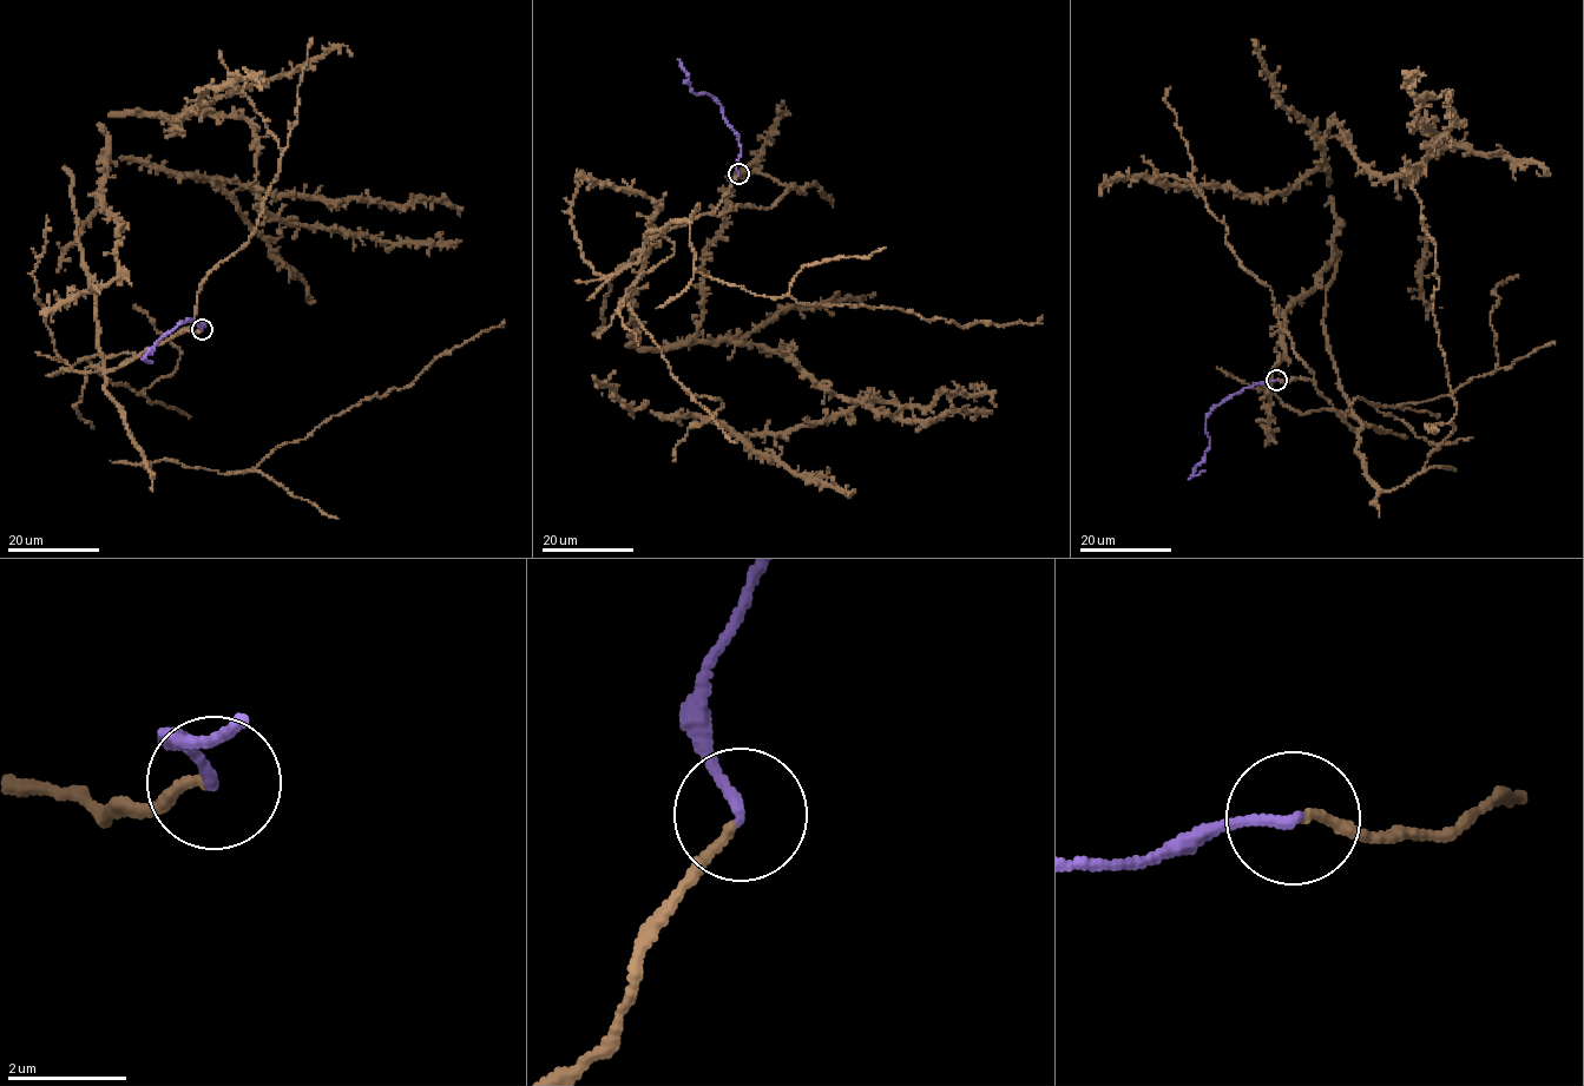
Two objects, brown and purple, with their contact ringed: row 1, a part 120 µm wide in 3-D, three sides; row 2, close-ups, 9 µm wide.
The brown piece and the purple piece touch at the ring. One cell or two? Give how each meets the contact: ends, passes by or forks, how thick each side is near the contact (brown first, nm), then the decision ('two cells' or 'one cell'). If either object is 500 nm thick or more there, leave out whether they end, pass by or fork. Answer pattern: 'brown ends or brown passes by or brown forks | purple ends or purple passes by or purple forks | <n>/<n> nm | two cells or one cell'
brown ends | purple ends | 140/170 nm | one cell

